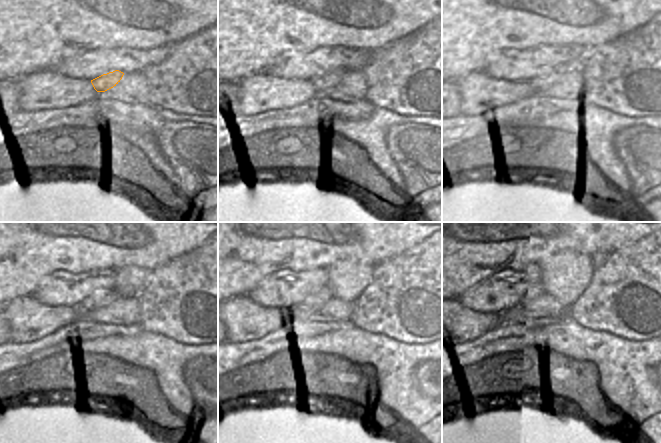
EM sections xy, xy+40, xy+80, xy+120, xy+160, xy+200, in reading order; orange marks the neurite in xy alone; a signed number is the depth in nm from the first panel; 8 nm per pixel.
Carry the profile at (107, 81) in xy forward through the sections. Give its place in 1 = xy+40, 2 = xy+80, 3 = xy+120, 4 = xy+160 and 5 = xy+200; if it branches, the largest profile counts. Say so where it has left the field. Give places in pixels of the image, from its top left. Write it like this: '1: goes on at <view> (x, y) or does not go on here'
1: goes on at xy+40 (323, 83)
2: goes on at xy+80 (541, 83)
3: goes on at xy+120 (101, 298)
4: goes on at xy+160 (315, 300)
5: goes on at xy+200 (504, 318)

